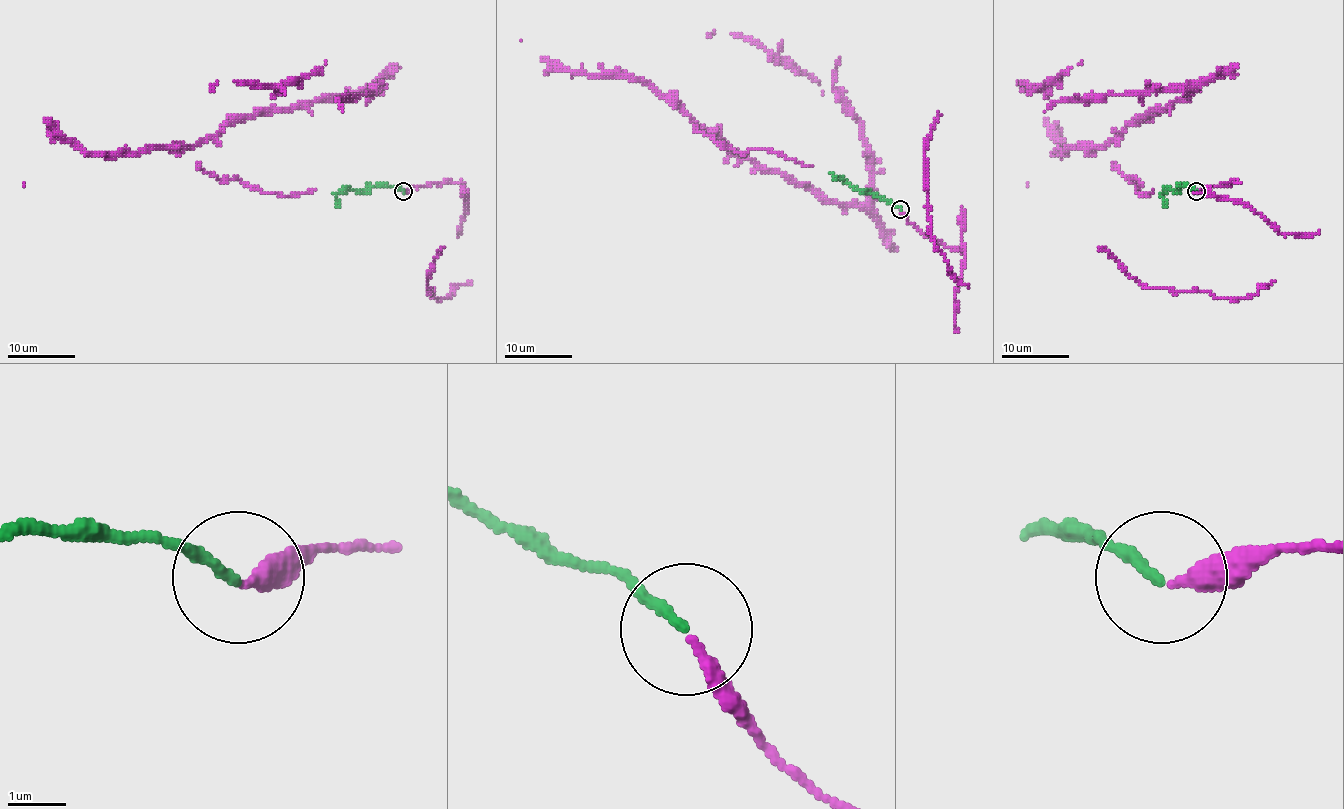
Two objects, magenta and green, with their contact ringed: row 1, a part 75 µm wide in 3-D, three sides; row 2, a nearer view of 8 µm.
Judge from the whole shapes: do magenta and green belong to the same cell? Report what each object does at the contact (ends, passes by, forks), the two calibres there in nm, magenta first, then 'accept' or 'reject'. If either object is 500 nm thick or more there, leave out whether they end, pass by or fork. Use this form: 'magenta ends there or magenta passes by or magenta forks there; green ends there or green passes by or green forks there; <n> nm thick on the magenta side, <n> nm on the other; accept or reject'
magenta ends there; green ends there; 240 nm thick on the magenta side, 160 nm on the other; accept

